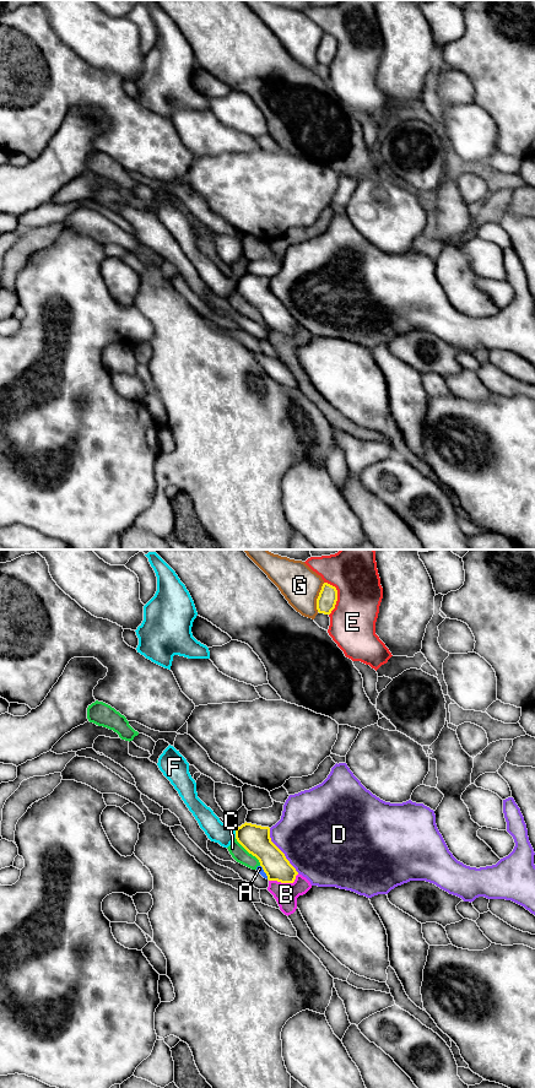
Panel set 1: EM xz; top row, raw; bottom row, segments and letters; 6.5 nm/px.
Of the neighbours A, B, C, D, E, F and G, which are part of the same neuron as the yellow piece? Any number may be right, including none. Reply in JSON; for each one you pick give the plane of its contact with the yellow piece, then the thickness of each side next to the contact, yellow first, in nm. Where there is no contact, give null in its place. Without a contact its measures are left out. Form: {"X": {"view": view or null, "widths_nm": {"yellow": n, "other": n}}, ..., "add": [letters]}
{"add": []}

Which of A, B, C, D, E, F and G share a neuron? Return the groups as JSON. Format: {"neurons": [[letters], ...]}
{"neurons": [["A", "B", "C"], ["D"], ["E"], ["F"], ["G"]]}

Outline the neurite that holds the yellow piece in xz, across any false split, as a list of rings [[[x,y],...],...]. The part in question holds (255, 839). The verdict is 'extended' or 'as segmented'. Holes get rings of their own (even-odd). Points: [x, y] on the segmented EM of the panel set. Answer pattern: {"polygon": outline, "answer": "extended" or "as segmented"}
{"polygon": [[[244,823],[236,828],[237,841],[255,856],[269,881],[293,883],[298,872],[285,854],[271,841],[270,828]]], "answer": "as segmented"}

